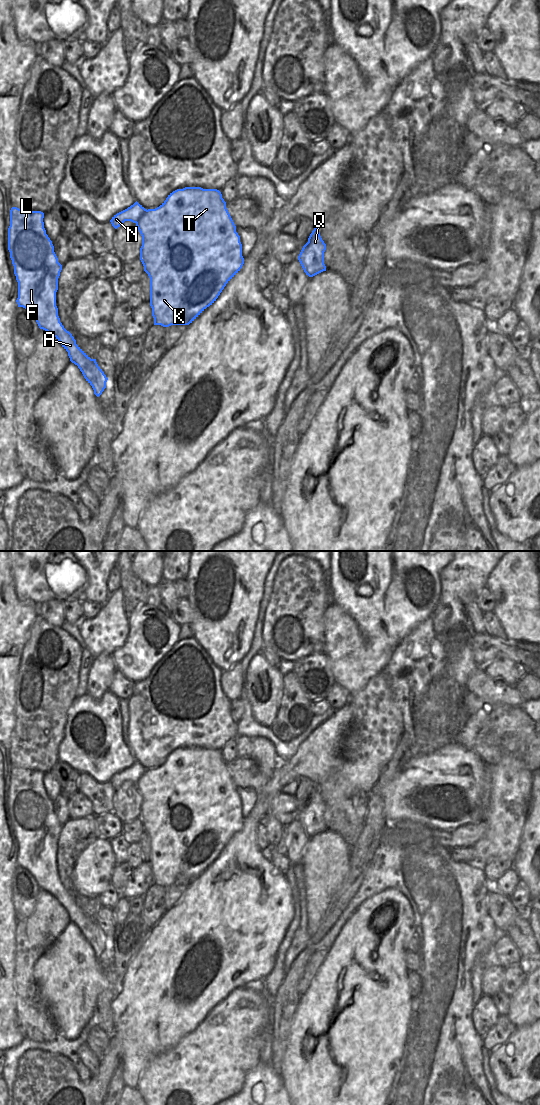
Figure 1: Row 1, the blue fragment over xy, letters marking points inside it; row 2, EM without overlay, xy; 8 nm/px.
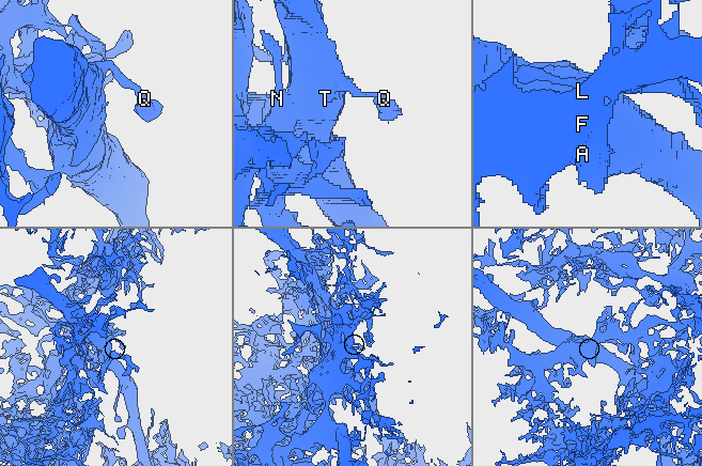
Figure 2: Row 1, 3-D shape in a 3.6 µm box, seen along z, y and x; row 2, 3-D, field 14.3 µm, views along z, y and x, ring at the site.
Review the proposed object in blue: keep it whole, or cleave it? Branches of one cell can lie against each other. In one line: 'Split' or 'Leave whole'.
Split

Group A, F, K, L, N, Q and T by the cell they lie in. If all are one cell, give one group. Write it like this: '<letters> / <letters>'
A F L N / K Q T

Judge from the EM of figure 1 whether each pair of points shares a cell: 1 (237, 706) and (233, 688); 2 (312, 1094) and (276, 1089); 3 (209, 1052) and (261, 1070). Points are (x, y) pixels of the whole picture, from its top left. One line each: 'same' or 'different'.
1: different
2: different
3: different

